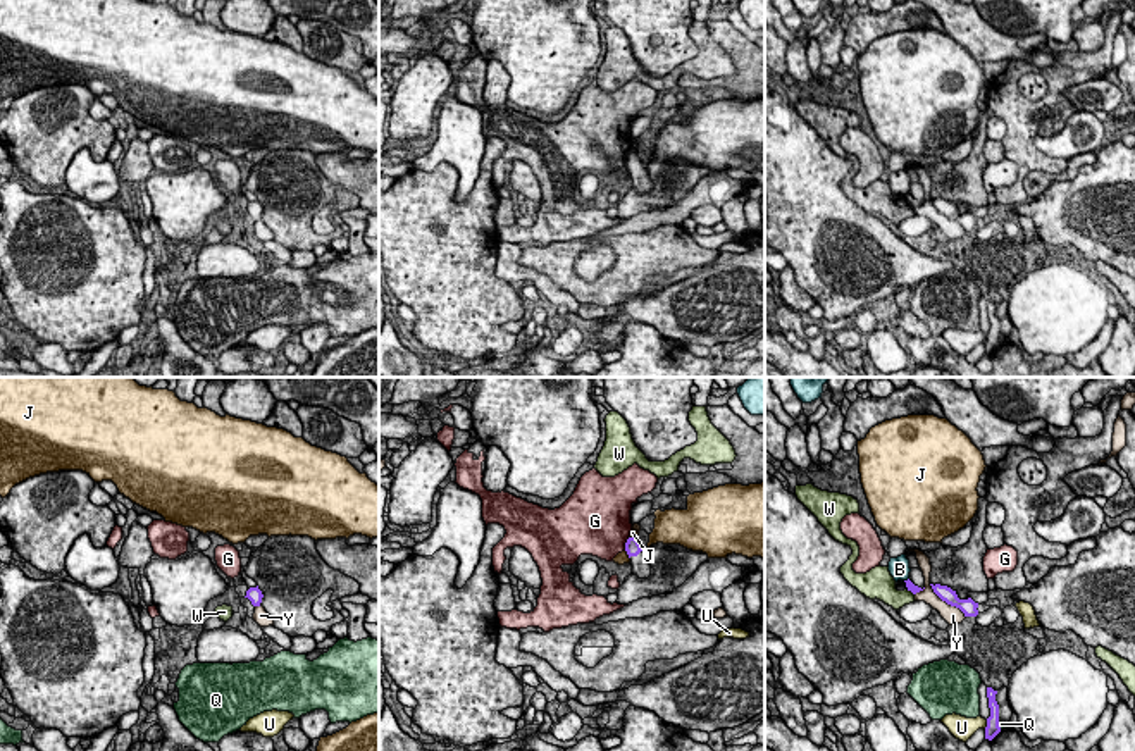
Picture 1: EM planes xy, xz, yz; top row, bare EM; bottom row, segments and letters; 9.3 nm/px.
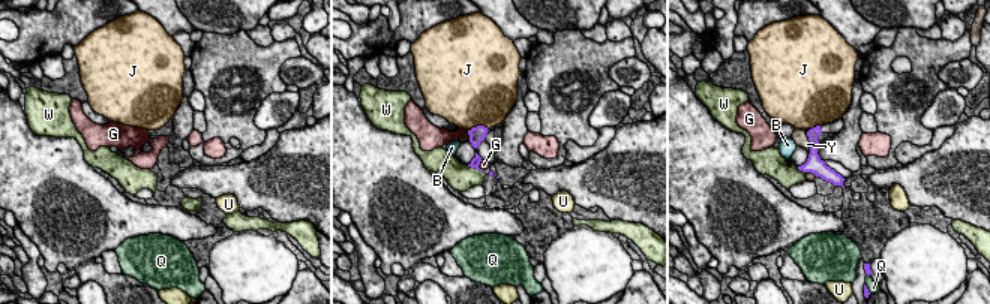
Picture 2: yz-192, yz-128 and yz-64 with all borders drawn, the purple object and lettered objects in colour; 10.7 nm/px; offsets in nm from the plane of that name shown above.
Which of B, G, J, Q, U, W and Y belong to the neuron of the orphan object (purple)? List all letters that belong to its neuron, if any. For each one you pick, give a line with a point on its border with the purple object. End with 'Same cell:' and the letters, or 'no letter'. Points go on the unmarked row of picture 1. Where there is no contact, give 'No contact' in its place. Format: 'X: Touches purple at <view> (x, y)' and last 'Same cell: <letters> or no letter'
Same cell: no letter

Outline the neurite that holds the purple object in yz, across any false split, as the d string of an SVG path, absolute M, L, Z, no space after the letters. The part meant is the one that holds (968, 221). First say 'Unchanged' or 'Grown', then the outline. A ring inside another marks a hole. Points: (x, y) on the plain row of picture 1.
Unchanged. M930 198L933 207L942 214L946 215L947 219L951 220L956 220L959 222L964 231L977 231L978 229L978 217L975 217L971 212L968 214L959 214L956 205L952 205L951 202L947 200L940 200L940 198Z

